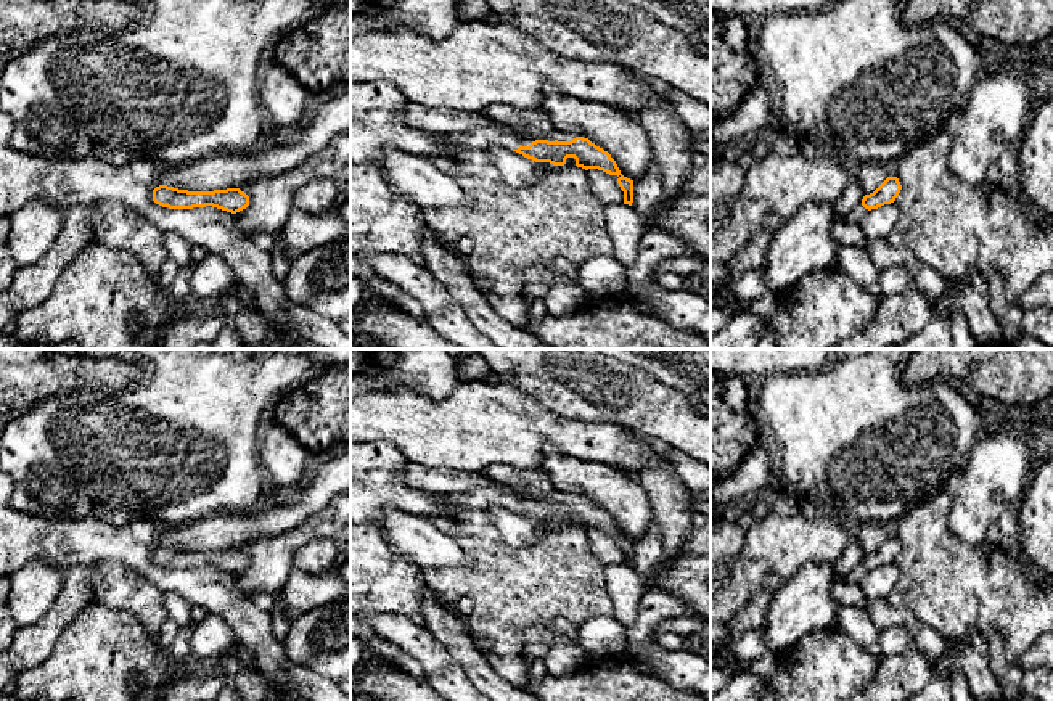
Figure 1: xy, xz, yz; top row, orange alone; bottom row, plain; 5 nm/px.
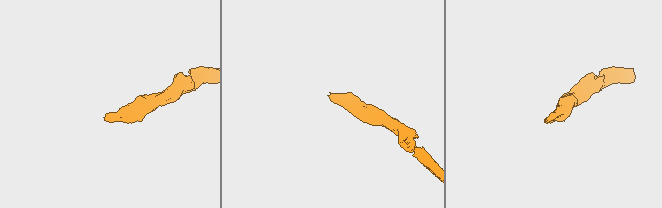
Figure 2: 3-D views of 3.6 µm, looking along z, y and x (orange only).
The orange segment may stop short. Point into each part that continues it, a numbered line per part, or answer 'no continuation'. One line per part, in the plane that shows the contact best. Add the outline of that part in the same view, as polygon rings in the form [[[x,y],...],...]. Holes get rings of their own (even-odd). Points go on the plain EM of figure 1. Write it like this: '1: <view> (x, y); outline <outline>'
1: xz (494, 494); outline [[[489,484],[484,487],[476,487],[469,492],[450,494],[440,497],[444,497],[455,510],[486,510],[489,506],[505,506],[510,510],[518,510],[519,506],[529,506],[535,500],[571,502],[576,498],[559,492],[550,495],[537,495],[537,494],[516,490],[513,487],[502,484]]]

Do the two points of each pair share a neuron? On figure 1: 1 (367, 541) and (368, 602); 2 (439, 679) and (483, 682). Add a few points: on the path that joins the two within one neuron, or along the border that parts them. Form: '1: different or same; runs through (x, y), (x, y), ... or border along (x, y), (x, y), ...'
1: same; runs through (367, 555), (367, 587)
2: different; border along (447, 648), (471, 684)

